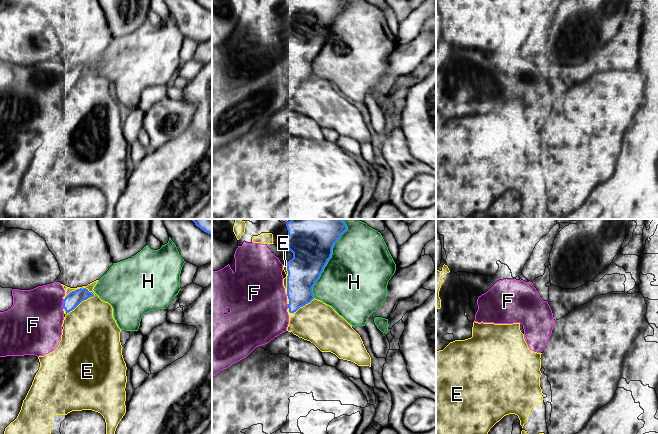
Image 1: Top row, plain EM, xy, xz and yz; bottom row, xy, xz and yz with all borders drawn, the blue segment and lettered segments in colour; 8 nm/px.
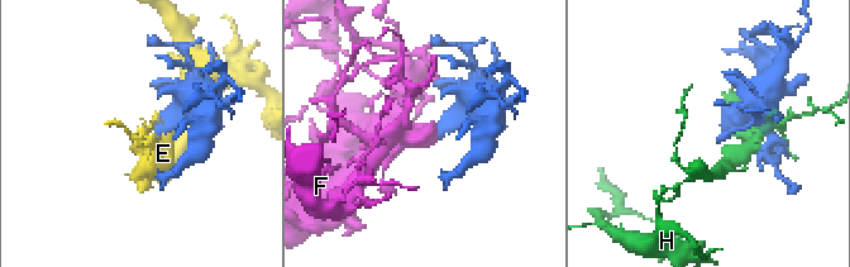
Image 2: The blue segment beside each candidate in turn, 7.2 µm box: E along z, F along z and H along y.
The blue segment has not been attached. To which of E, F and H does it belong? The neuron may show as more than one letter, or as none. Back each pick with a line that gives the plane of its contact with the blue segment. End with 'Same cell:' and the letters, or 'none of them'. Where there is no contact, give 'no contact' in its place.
F: xy
Same cell: F

